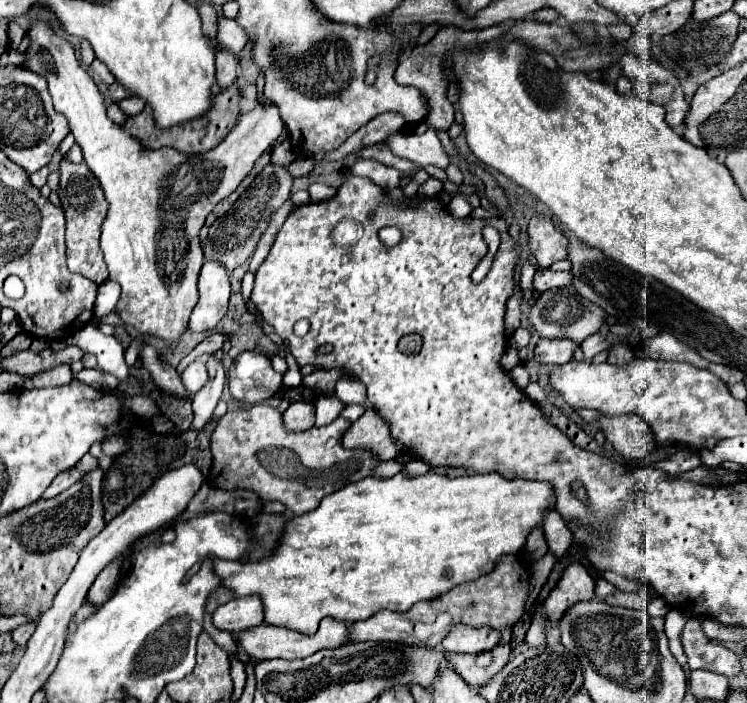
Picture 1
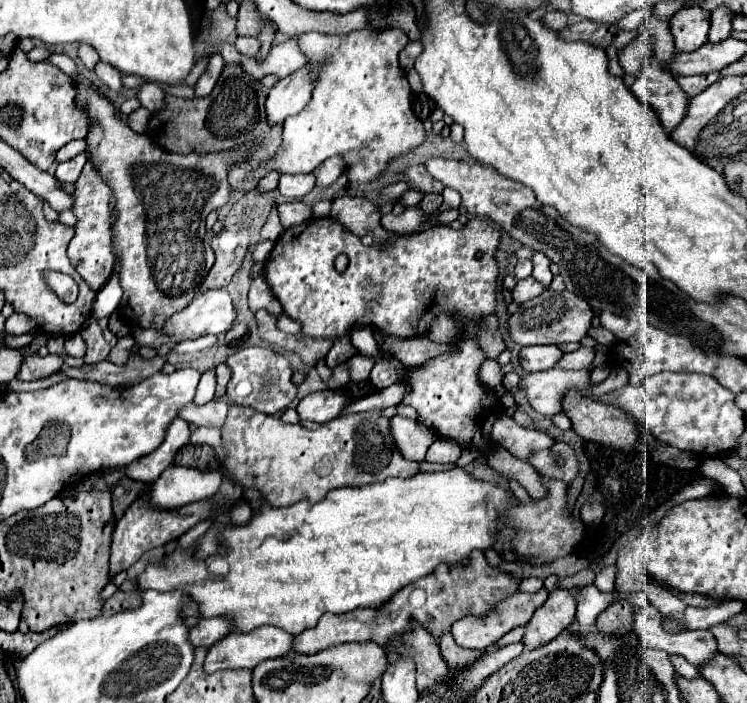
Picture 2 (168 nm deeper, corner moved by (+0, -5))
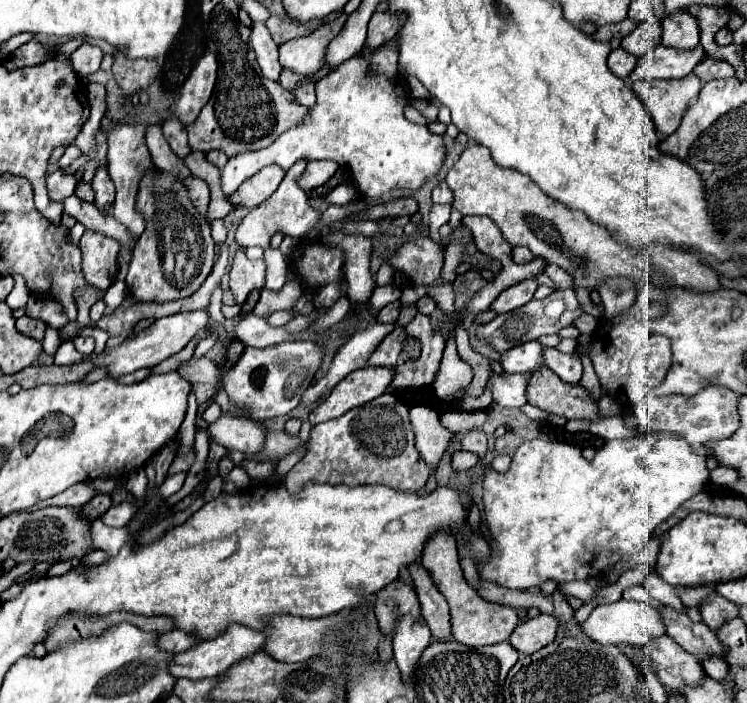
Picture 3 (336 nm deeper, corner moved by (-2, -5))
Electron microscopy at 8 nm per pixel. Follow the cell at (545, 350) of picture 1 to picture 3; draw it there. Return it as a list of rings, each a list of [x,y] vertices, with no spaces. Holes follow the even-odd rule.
[[[531,341],[513,347],[503,355],[501,365],[507,373],[535,373],[545,365],[543,345],[539,341]]]

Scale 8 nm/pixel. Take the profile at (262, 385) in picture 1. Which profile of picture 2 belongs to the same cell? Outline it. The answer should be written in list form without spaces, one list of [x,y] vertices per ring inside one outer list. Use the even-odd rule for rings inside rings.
[[[247,347],[227,357],[227,367],[231,369],[231,379],[227,383],[227,399],[235,405],[249,405],[261,413],[279,413],[289,407],[297,397],[297,385],[291,381],[291,363],[267,347]]]

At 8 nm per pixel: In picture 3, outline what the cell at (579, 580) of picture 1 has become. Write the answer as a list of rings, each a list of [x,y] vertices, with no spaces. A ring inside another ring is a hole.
[[[537,615],[531,621],[523,621],[515,627],[515,631],[511,633],[509,643],[523,655],[531,655],[535,651],[539,651],[541,647],[549,645],[555,641],[557,637],[557,629],[559,629],[559,619],[553,615]]]

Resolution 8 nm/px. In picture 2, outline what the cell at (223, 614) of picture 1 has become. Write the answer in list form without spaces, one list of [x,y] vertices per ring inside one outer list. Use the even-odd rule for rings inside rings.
[[[199,619],[195,627],[189,629],[189,643],[193,647],[211,647],[217,639],[223,639],[231,631],[231,623],[227,619]]]

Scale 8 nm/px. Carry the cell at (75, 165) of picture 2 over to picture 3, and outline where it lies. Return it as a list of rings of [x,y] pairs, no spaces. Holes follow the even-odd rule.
[[[57,169],[55,173],[47,175],[47,189],[49,189],[51,201],[61,201],[67,195],[73,195],[75,185],[77,185],[75,173],[73,175],[67,175],[65,169]]]

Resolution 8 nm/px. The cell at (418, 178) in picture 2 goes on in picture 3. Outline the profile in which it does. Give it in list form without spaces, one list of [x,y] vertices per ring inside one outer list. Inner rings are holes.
[[[441,181],[435,189],[433,189],[433,203],[453,203],[453,193],[447,187],[445,181]]]

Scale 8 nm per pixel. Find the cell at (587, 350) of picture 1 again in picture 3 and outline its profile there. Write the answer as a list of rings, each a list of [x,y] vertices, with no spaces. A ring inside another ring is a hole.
[[[545,347],[545,363],[555,375],[559,375],[567,383],[575,383],[583,375],[581,359],[575,353],[561,353],[557,349]]]

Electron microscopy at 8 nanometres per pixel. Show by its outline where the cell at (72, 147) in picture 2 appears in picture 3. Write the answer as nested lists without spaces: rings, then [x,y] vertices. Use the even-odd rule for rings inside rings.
[[[71,145],[71,147],[67,147],[65,149],[65,153],[63,153],[63,157],[59,159],[59,167],[61,169],[65,169],[65,167],[69,167],[75,159],[79,159],[81,157],[81,149],[79,147],[75,147],[75,145]]]

